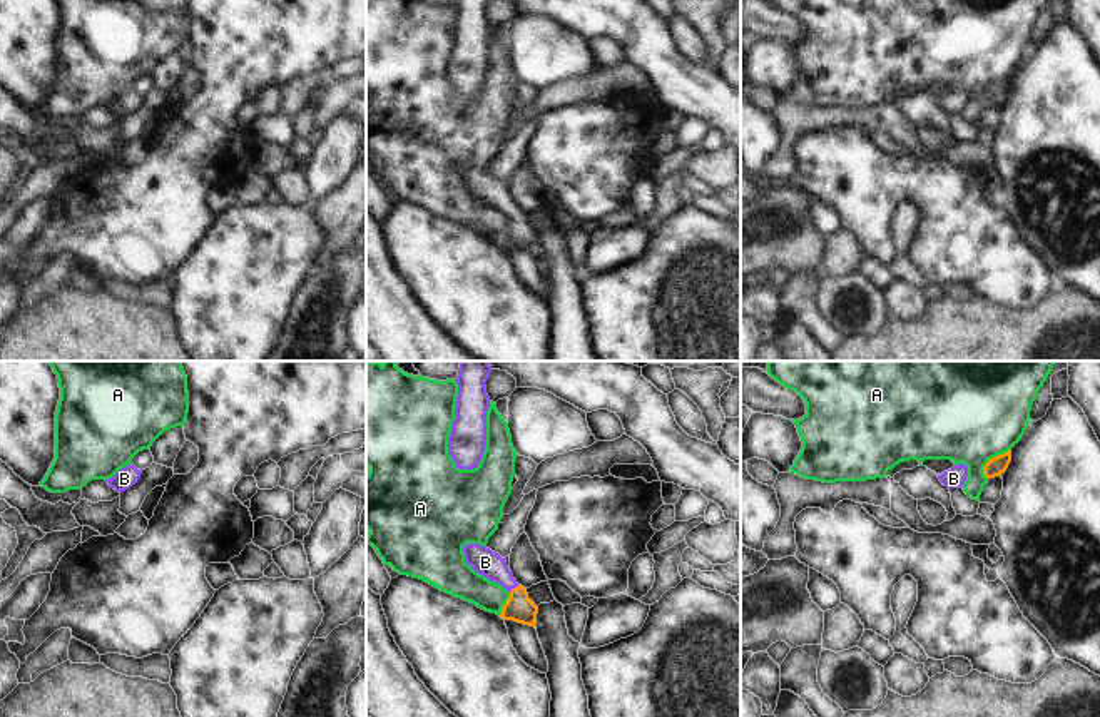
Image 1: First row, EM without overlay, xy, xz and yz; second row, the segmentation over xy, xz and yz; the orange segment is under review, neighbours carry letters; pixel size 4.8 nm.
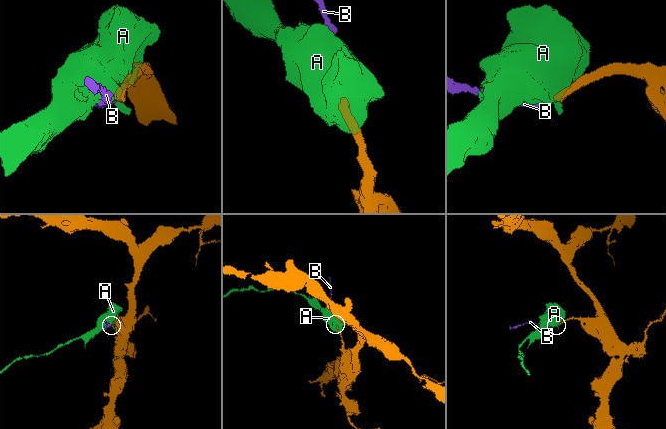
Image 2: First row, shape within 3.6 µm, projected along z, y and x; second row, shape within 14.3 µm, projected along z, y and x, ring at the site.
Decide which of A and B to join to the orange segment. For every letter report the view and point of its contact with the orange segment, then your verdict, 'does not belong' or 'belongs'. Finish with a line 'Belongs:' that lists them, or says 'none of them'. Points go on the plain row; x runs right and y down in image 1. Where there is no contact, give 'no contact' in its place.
A: yz (990, 86) | does not belong
B: xz (514, 214) | belongs
Belongs: B

